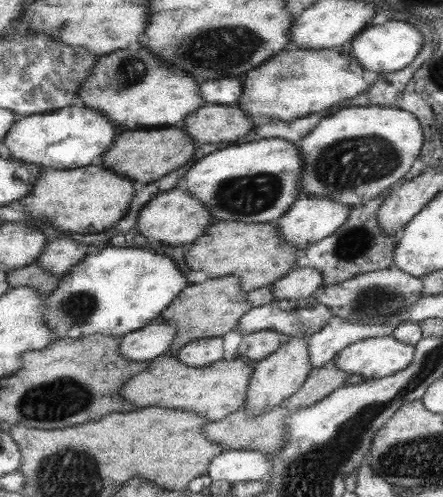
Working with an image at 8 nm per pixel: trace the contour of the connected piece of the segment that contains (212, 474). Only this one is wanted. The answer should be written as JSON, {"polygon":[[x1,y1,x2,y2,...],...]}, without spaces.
{"polygon":[[229,450,211,458,207,476,212,481,261,481,271,470,267,453,253,450]]}

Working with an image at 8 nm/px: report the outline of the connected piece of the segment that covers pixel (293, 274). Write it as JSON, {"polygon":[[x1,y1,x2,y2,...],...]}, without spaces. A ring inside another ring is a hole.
{"polygon":[[315,267,291,268,270,284,272,300,307,298,313,295,321,282,321,271,317,271]]}

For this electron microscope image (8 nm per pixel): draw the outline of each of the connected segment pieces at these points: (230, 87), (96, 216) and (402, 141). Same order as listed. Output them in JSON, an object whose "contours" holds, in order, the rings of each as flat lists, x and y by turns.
{"contours":[[[242,76,199,83,202,104,235,105,242,94]],[[97,162,76,170,45,169,35,188,21,200,30,218,39,218,62,231,99,234,125,218,135,196,135,182]],[[353,106,335,112,333,116,323,118,307,133,307,138,299,141,299,159,302,165,302,179,299,180,299,190,307,197,331,199,345,203,345,206,355,206,367,199,371,200,383,191,388,191,390,185,405,175,413,164,423,144,423,131,419,121,409,111,390,106]]]}

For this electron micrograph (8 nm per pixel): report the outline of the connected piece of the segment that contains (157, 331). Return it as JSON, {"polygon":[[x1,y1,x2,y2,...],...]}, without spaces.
{"polygon":[[158,317,145,327,122,337,119,353,133,362,150,361,166,354,175,336,175,325]]}

